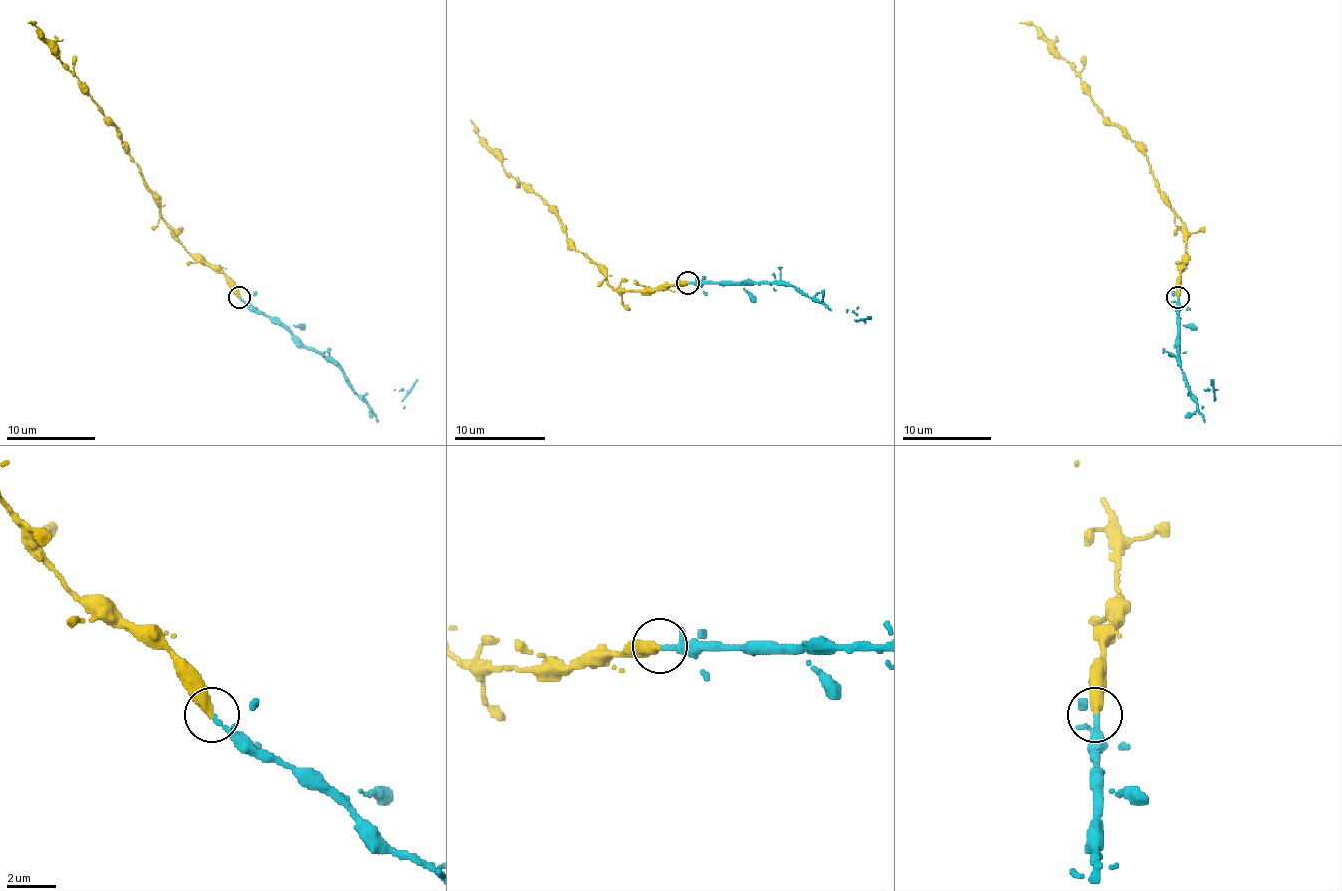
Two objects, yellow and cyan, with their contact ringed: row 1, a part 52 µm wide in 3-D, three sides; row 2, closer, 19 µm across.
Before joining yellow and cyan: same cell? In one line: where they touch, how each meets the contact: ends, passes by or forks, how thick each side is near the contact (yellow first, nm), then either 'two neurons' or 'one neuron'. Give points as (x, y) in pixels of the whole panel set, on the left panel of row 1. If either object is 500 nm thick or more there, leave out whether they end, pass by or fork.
place (239, 297); yellow ends; cyan passes by; calibres 400 and 170 nm; one neuron

